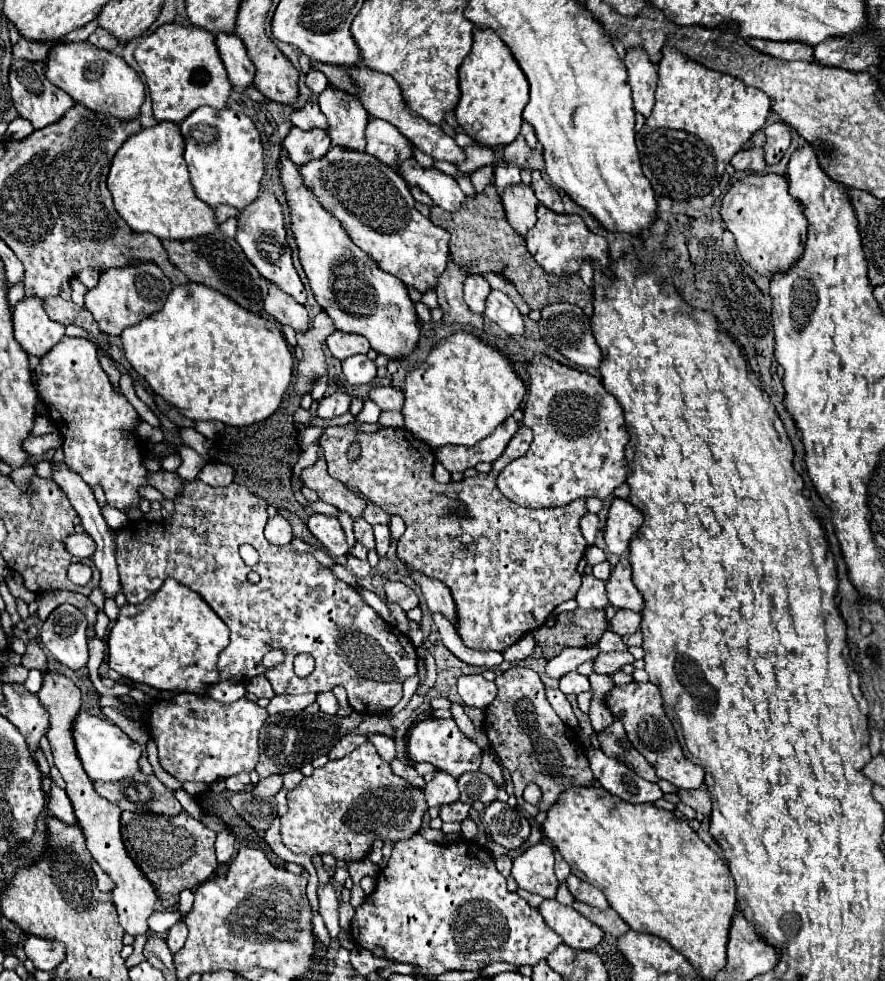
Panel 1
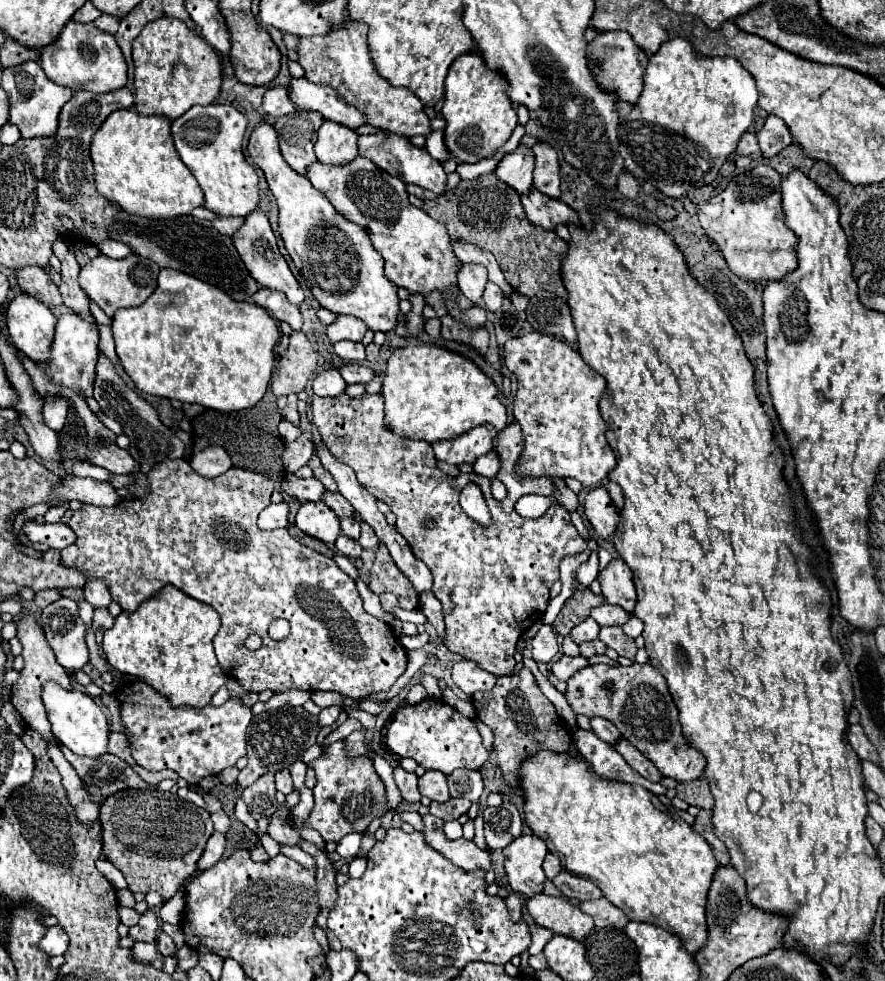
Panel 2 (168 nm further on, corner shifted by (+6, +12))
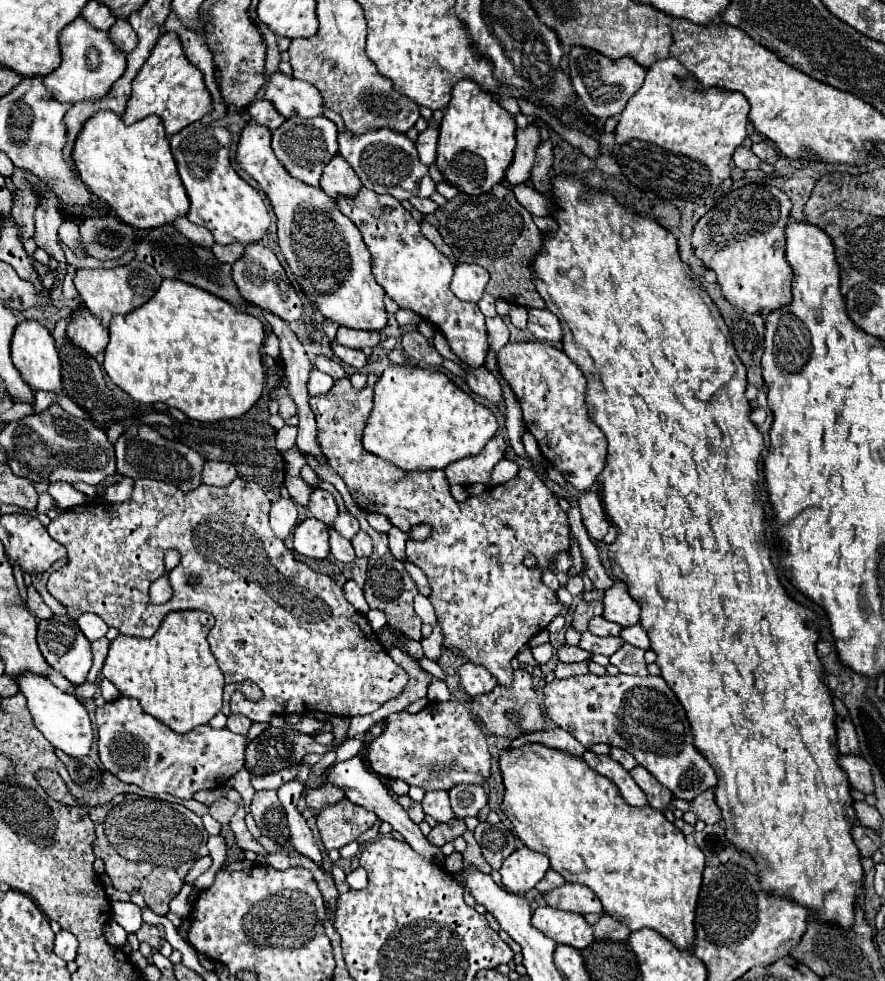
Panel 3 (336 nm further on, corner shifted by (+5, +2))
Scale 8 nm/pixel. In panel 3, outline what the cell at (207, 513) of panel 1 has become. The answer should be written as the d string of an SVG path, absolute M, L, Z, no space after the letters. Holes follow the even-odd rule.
M237 477L233 483L229 483L227 487L211 487L211 485L199 485L197 489L189 491L189 493L183 493L179 487L173 487L165 481L155 481L155 479L137 479L135 481L135 489L133 489L133 495L129 501L125 503L85 503L85 505L77 505L77 507L71 507L67 509L59 519L51 521L47 531L49 535L59 541L61 545L65 545L67 549L67 565L61 567L59 571L51 573L49 581L47 581L47 591L57 599L61 601L67 609L69 609L69 615L73 619L77 619L81 613L85 611L95 611L99 617L105 619L105 623L109 627L115 627L119 629L119 633L123 635L131 635L131 637L151 637L159 623L163 621L163 617L169 613L169 611L179 611L179 609L199 609L199 611L207 611L215 617L215 629L211 629L209 633L209 643L211 643L211 651L217 659L217 665L219 669L223 671L225 675L225 683L243 683L243 681L253 681L261 687L263 691L263 701L259 703L251 703L243 697L241 691L235 691L233 697L231 697L231 711L233 713L241 713L245 717L249 717L251 721L259 723L259 721L265 721L269 723L271 715L277 713L277 715L303 715L303 711L325 711L329 715L343 715L343 717L353 717L353 715L367 715L375 709L379 709L385 701L397 697L405 685L407 685L407 673L405 669L401 669L391 657L389 653L385 651L385 647L379 643L377 639L377 633L371 629L369 621L365 615L361 615L347 599L345 599L345 593L343 589L329 577L329 575L321 575L321 573L315 573L309 565L297 561L293 557L293 553L285 547L283 539L277 539L273 535L273 531L269 529L269 509L271 509L271 501L267 499L267 495L263 493L263 489L253 483L253 481L247 481L247 479L241 479ZM169 549L177 549L181 553L181 561L177 567L173 567L171 571L165 569L165 553ZM157 577L167 577L171 587L173 587L173 597L163 603L163 605L153 605L149 601L149 585L157 579Z

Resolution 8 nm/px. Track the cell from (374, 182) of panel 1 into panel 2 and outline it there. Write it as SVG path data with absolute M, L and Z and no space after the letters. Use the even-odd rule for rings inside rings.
M356 157L344 167L322 165L320 161L316 161L308 169L308 179L318 191L328 197L338 213L370 233L374 249L384 259L386 279L390 279L398 287L408 289L410 295L428 295L432 291L440 291L454 321L468 329L486 325L486 309L478 309L478 305L472 305L466 311L458 309L454 297L450 295L450 289L458 285L456 273L460 269L460 259L456 259L452 251L446 227L440 221L428 217L422 209L410 205L406 185L398 177L378 171L378 167L364 157Z

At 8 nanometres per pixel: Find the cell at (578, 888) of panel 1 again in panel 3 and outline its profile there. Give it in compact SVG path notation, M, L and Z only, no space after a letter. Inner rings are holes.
M565 883L547 895L543 895L545 903L553 909L561 911L573 911L573 913L601 913L601 901L595 897L595 893L589 891L589 887L577 885L577 883Z

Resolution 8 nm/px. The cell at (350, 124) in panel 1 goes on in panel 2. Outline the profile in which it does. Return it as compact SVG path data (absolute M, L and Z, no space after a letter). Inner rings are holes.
M324 121L318 131L316 141L316 157L324 165L346 165L354 157L358 157L356 147L358 135L344 125L334 121Z

